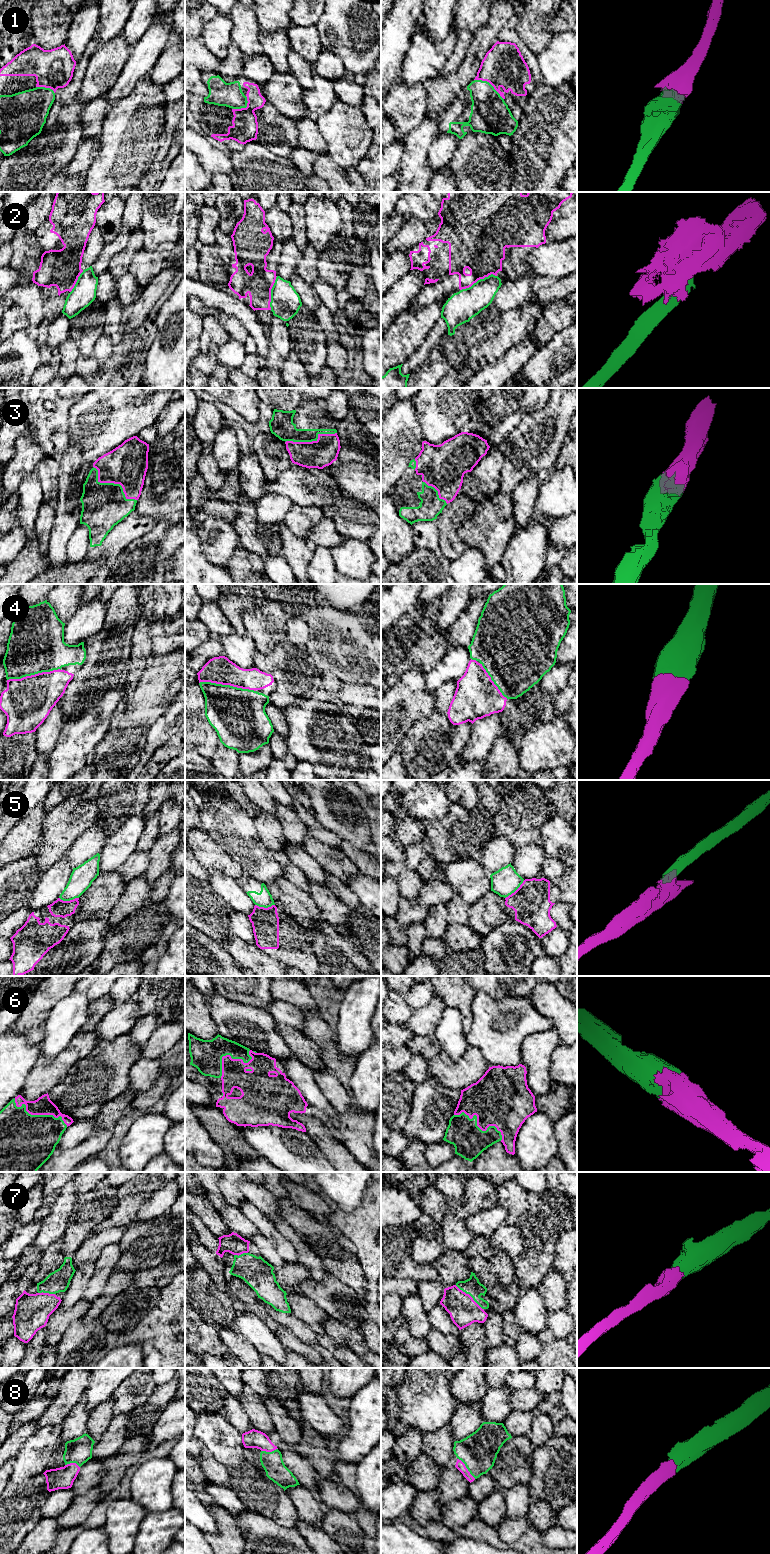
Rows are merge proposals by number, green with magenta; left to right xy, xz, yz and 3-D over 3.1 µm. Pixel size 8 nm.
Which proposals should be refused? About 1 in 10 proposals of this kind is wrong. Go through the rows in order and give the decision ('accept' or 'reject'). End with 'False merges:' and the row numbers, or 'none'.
1: accept
2: accept
3: accept
4: accept
5: reject
6: accept
7: accept
8: accept
False merges: 5

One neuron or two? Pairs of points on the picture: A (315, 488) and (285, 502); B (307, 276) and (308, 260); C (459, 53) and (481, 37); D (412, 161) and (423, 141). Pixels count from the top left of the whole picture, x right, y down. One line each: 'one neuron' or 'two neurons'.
A: two neurons
B: one neuron
C: two neurons
D: one neuron

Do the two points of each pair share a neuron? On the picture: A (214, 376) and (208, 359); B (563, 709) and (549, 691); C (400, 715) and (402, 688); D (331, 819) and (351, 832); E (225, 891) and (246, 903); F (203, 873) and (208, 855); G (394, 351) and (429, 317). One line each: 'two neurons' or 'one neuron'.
A: one neuron
B: two neurons
C: one neuron
D: one neuron
E: one neuron
F: two neurons
G: one neuron

